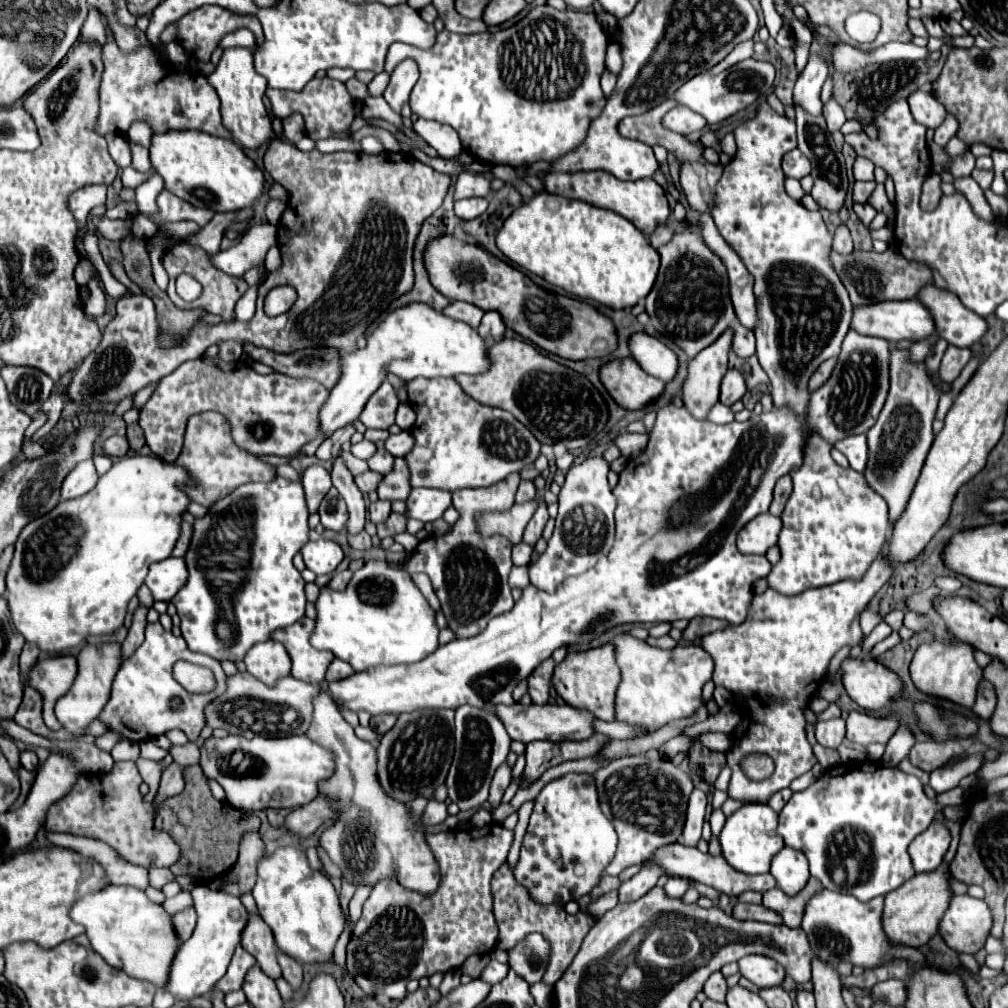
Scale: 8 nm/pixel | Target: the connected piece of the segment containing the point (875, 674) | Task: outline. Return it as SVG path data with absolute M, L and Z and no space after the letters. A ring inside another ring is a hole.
M846 658L840 668L848 696L864 710L880 710L892 698L902 696L900 678L874 658Z

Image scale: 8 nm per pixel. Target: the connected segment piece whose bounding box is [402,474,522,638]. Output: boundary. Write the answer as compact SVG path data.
M512 474L486 488L464 488L460 492L454 492L452 504L458 510L460 518L452 530L442 536L424 538L410 554L408 562L402 566L408 574L424 572L430 576L442 612L448 620L448 628L456 632L458 638L472 638L480 634L494 616L504 614L514 606L508 586L508 572L512 568L512 542L504 536L482 538L474 524L474 512L504 511L511 508L520 480L520 474Z

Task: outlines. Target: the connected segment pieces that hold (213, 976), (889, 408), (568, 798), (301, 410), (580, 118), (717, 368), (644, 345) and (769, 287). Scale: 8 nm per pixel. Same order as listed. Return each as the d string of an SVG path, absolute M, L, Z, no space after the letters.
M196 886L192 890L192 898L198 912L198 924L194 928L194 934L184 944L180 944L166 984L166 990L178 1000L190 1000L210 994L216 982L226 974L232 952L240 944L240 932L248 922L248 912L236 896L230 896L226 892L214 892L208 886Z
M894 348L890 358L890 392L878 422L868 432L868 464L864 470L864 480L868 486L874 492L880 492L888 504L890 530L892 524L902 516L932 446L932 422L938 408L938 398L940 390L936 388L926 364L912 362L910 350Z
M566 774L558 780L552 780L542 788L536 798L534 812L530 816L530 824L520 848L520 858L512 870L514 878L522 888L528 890L532 900L540 900L540 904L556 904L566 906L570 900L578 900L600 882L604 868L610 864L616 852L616 830L602 814L598 806L598 794L594 786L594 778L590 774Z
M216 358L188 360L170 376L162 378L152 398L140 410L140 426L150 450L168 462L176 462L184 442L186 422L192 414L214 410L224 414L234 426L234 442L258 456L292 456L308 440L320 436L320 404L328 400L328 390L316 380L296 380L284 374L256 374L248 364L224 362Z
M542 4L532 6L522 20L506 30L470 36L442 30L430 50L394 42L386 56L386 72L392 72L394 64L404 58L414 58L420 66L420 78L410 94L412 112L426 120L450 124L458 132L464 150L476 158L490 164L520 166L538 160L558 160L584 142L592 118L600 116L606 104L600 90L600 76L606 68L604 56L608 42L610 38L592 10L556 10Z
M728 328L714 344L704 348L688 364L688 378L682 386L682 400L692 416L700 420L704 420L708 410L718 402L720 382L728 370L730 344L732 328Z
M636 332L628 340L628 348L632 358L640 364L640 368L644 368L644 372L664 382L670 382L676 376L678 370L676 354L658 338L652 338L644 332Z
M766 102L760 104L756 118L746 120L734 130L738 152L734 160L724 166L724 174L716 186L712 218L722 238L744 260L748 272L754 276L754 294L758 300L756 324L756 356L770 378L772 398L776 406L790 406L802 414L808 406L808 380L820 362L840 354L840 344L850 328L852 302L838 274L828 262L832 234L828 232L820 212L806 210L798 200L788 198L784 190L784 172L780 168L782 156L796 148L796 122L776 114Z

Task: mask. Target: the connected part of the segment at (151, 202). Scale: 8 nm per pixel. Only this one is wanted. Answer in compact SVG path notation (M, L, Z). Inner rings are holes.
M158 174L150 176L144 184L140 184L134 194L136 194L136 206L138 206L138 212L140 214L146 214L146 216L154 216L158 212L156 208L156 196L158 192L164 188L164 182Z

